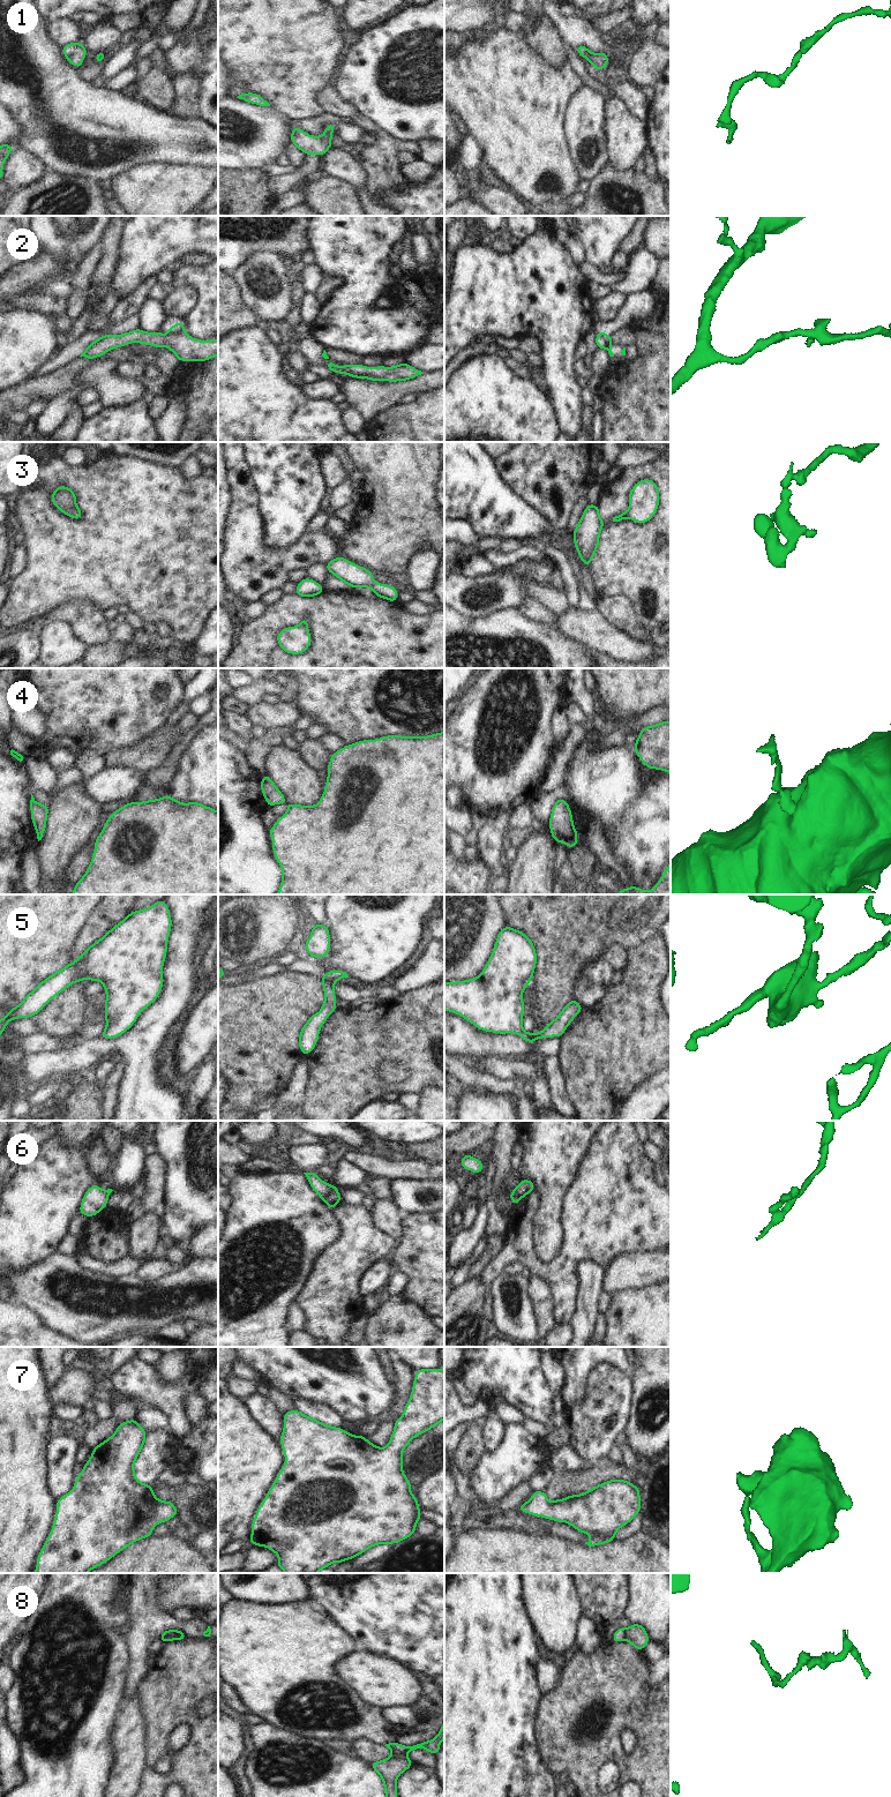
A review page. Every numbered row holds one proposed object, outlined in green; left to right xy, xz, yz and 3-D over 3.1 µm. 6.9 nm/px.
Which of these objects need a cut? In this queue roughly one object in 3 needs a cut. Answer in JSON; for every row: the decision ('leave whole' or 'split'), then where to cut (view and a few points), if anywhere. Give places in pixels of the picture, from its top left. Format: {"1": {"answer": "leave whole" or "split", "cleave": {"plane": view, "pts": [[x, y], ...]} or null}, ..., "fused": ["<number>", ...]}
{"1": {"answer": "leave whole", "cleave": null}, "2": {"answer": "leave whole", "cleave": null}, "3": {"answer": "leave whole", "cleave": null}, "4": {"answer": "leave whole", "cleave": null}, "5": {"answer": "leave whole", "cleave": null}, "6": {"answer": "split", "cleave": {"plane": "xz", "pts": [[332, 1187], [331, 1191], [323, 1199]]}}, "7": {"answer": "leave whole", "cleave": null}, "8": {"answer": "split", "cleave": {"plane": "yz", "pts": [[626, 1630], [623, 1639]]}}, "fused": ["6", "8"]}

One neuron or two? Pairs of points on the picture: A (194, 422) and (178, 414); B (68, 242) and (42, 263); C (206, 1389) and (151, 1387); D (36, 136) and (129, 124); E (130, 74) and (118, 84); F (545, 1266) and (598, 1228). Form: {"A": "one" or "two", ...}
{"A": "two", "B": "two", "C": "two", "D": "one", "E": "one", "F": "one"}

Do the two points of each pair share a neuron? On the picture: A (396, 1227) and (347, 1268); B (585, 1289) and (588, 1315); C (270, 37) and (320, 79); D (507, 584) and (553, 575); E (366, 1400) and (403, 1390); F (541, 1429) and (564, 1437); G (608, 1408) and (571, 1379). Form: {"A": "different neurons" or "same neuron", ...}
{"A": "different neurons", "B": "same neuron", "C": "same neuron", "D": "same neuron", "E": "different neurons", "F": "different neurons", "G": "different neurons"}

